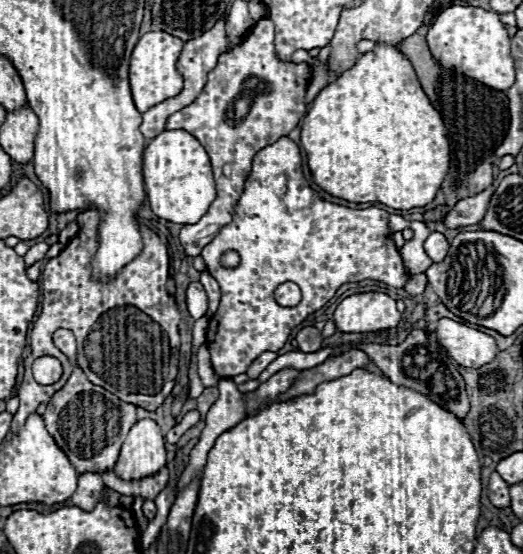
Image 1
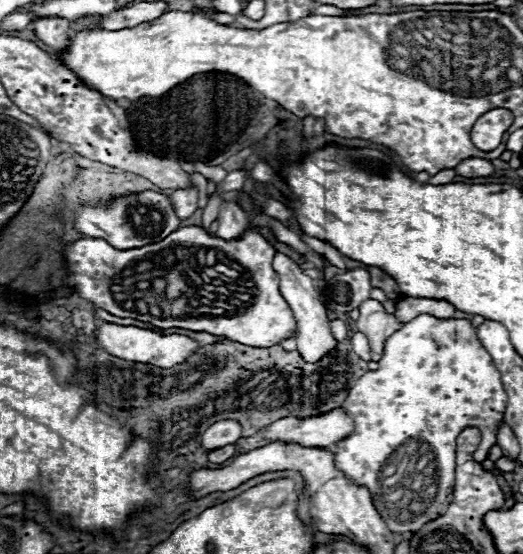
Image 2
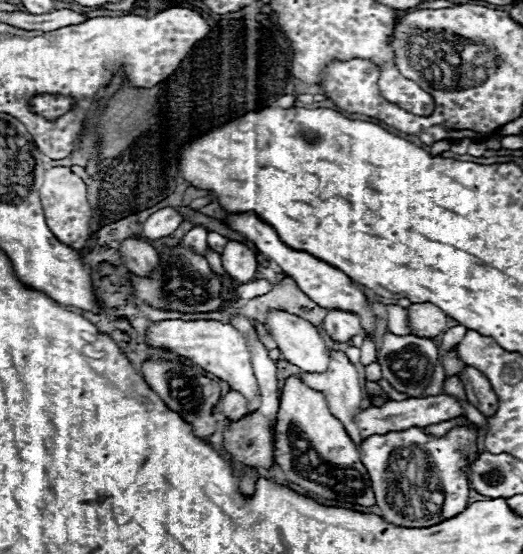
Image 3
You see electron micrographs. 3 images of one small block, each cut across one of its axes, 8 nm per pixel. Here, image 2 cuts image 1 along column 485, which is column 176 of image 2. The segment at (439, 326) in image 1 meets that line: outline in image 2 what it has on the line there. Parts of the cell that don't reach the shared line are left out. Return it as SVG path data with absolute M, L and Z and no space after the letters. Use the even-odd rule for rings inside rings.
M104 322L100 326L98 332L98 342L102 348L106 348L110 354L122 358L122 360L130 360L130 362L142 362L142 364L154 364L158 368L172 368L174 364L182 364L186 362L192 354L198 352L198 342L182 336L182 334L158 334L154 330L146 330L146 328L138 328L138 326L120 326L120 324L110 324Z

